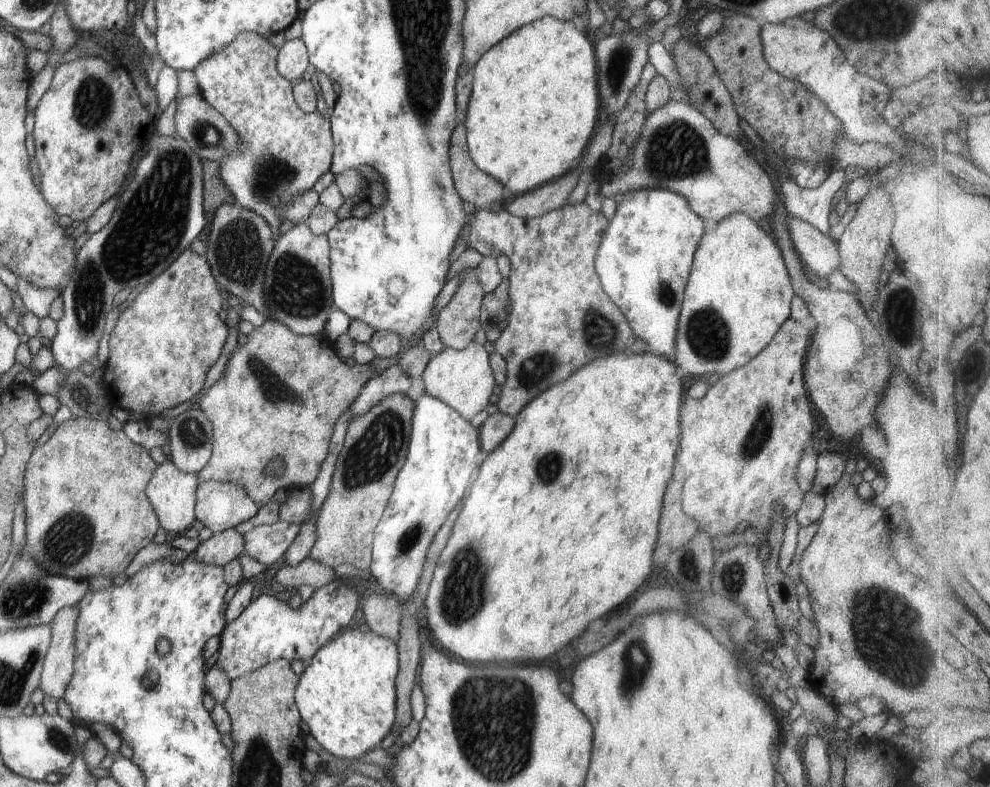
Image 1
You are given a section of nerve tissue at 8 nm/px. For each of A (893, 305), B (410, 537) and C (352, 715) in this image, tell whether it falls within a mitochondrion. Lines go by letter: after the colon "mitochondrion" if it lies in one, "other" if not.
A: mitochondrion
B: mitochondrion
C: other

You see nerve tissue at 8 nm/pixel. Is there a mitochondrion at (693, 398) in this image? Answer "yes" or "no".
no

